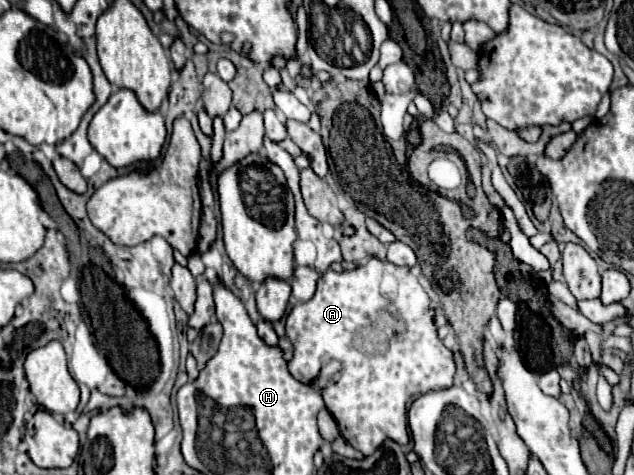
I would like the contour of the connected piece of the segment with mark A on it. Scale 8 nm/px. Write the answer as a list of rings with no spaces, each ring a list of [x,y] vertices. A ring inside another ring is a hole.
[[[370,257],[364,265],[352,269],[352,271],[336,273],[336,271],[328,269],[318,279],[318,287],[316,287],[314,297],[306,303],[294,305],[286,317],[286,337],[294,345],[294,355],[288,361],[288,369],[296,379],[308,383],[310,379],[316,377],[316,371],[320,371],[320,367],[332,359],[346,363],[340,379],[336,383],[332,383],[330,387],[326,387],[322,391],[322,397],[324,397],[326,409],[332,413],[332,417],[336,419],[336,423],[340,427],[340,435],[354,449],[358,449],[364,455],[374,453],[384,443],[384,439],[394,439],[396,443],[406,445],[410,439],[408,425],[404,421],[406,403],[412,401],[414,397],[418,397],[420,393],[426,393],[430,389],[446,389],[454,383],[454,371],[456,371],[454,359],[452,359],[450,349],[446,349],[444,343],[436,335],[436,325],[432,321],[434,311],[428,305],[430,305],[428,293],[418,283],[418,279],[410,273],[408,267],[398,267],[398,265],[392,265],[388,261],[380,261],[376,257]],[[388,307],[396,309],[396,313],[404,321],[404,331],[394,333],[390,337],[386,353],[382,353],[382,355],[360,353],[352,345],[354,333],[358,329],[370,327],[378,319],[378,315],[382,311],[386,311]]]

